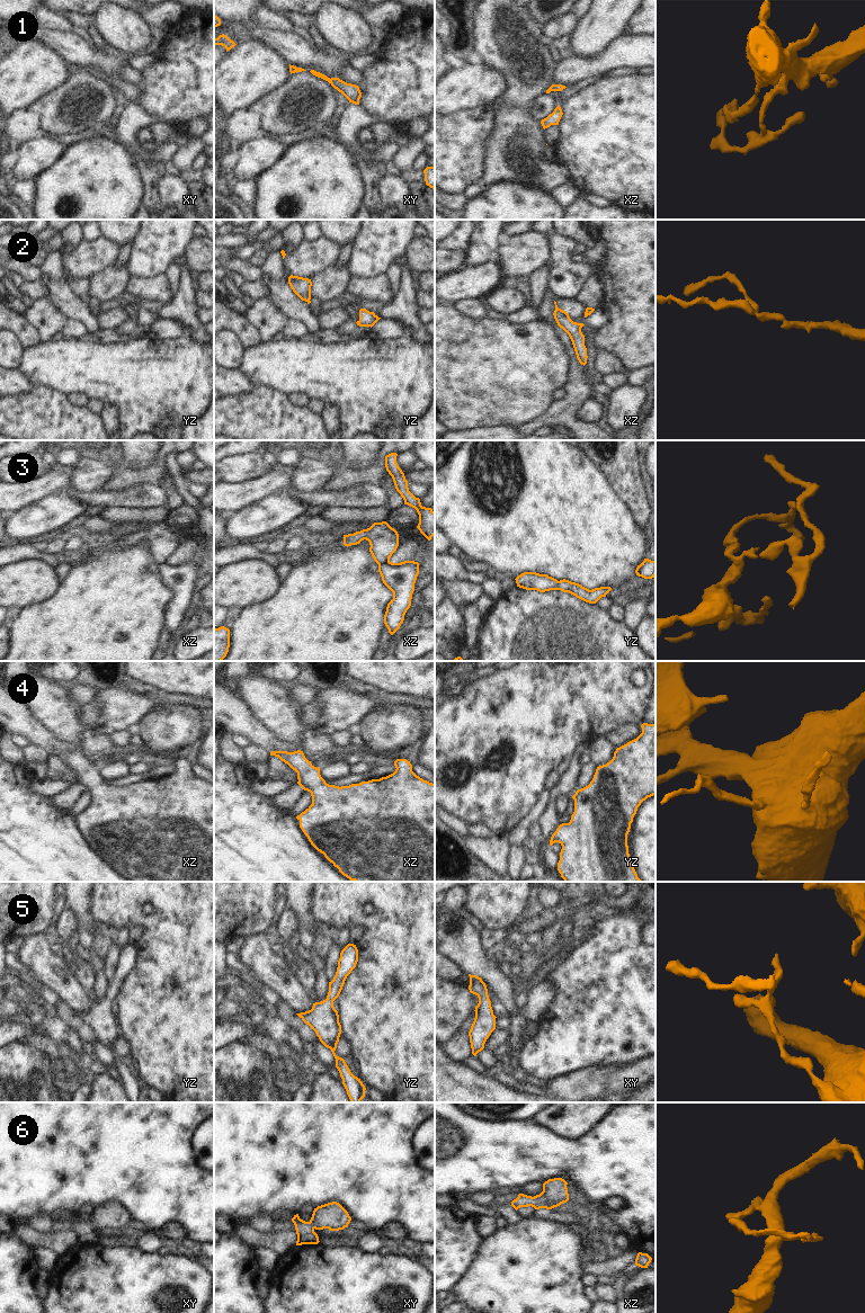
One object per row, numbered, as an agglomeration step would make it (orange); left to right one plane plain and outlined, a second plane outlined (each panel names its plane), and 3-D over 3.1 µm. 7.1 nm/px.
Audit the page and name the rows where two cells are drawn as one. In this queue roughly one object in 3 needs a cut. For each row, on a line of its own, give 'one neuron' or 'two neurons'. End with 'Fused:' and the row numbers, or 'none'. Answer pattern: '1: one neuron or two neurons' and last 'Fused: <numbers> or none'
1: one neuron
2: one neuron
3: two neurons
4: one neuron
5: one neuron
6: one neuron
Fused: 3

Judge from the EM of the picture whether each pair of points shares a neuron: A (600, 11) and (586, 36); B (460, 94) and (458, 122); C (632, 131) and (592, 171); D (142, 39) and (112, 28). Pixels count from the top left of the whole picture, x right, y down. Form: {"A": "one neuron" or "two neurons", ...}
{"A": "one neuron", "B": "two neurons", "C": "one neuron", "D": "one neuron"}

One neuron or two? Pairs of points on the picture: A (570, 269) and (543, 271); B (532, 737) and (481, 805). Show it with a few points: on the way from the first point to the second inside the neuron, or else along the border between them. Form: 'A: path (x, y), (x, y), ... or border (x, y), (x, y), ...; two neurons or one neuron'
A: border (550, 264), (547, 288); two neurons
B: path (515, 753), (514, 760), (485, 788); one neuron

